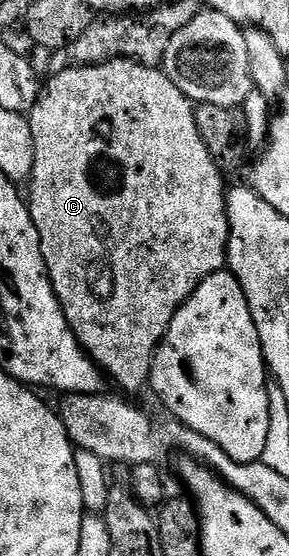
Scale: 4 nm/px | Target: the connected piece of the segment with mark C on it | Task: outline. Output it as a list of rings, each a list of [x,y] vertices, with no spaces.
[[[106,60],[103,64],[85,64],[82,66],[68,66],[64,72],[54,73],[50,77],[52,80],[46,81],[45,87],[39,93],[39,101],[32,106],[29,113],[31,129],[33,130],[33,146],[35,147],[35,162],[33,174],[29,181],[31,187],[31,196],[29,195],[29,207],[31,217],[37,226],[37,234],[41,238],[41,254],[45,258],[45,266],[49,278],[53,282],[53,290],[57,294],[57,298],[63,303],[63,313],[69,322],[69,326],[75,331],[75,336],[79,340],[79,345],[83,347],[83,351],[99,365],[100,369],[108,377],[111,376],[124,388],[127,392],[139,392],[142,388],[148,387],[151,378],[151,363],[155,361],[155,349],[163,340],[163,335],[169,330],[169,326],[173,322],[173,318],[177,314],[177,310],[184,302],[191,297],[193,290],[197,290],[197,286],[201,286],[201,282],[205,282],[205,278],[209,278],[209,274],[214,272],[222,272],[227,268],[227,243],[229,242],[229,214],[227,213],[227,194],[229,184],[226,184],[225,173],[217,166],[217,162],[209,154],[209,150],[205,146],[205,138],[201,138],[201,130],[197,130],[197,118],[195,117],[196,105],[188,96],[183,94],[167,77],[166,72],[158,67],[149,64],[140,64],[137,60]]]

